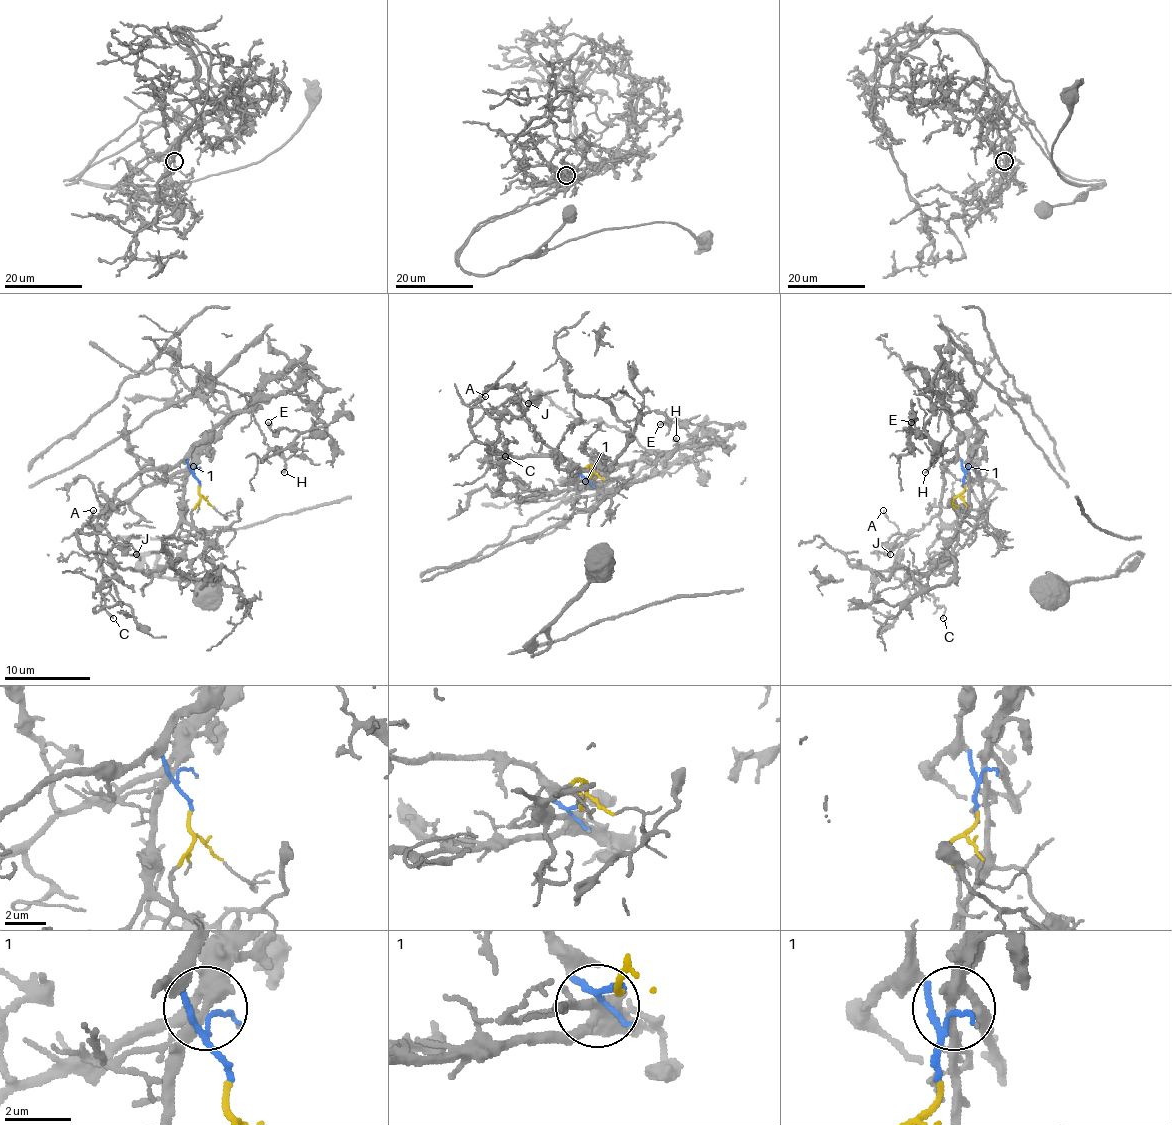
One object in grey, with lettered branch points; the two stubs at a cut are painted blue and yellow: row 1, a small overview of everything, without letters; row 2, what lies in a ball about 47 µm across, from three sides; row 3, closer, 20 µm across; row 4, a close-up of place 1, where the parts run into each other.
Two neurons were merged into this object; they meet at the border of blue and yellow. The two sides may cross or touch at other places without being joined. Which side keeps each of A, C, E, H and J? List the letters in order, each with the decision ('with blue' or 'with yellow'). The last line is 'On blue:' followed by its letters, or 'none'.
A: with blue
C: with blue
E: with yellow
H: with blue
J: with blue
On blue: A, C, H, J

